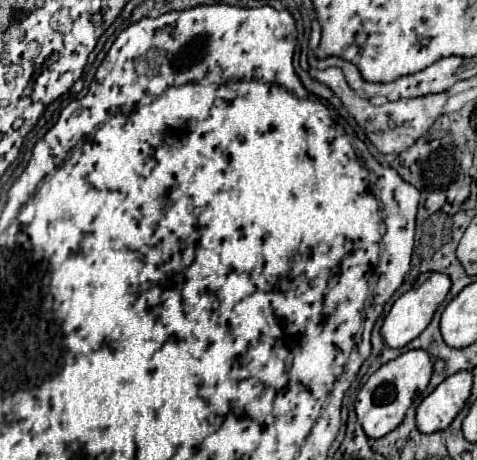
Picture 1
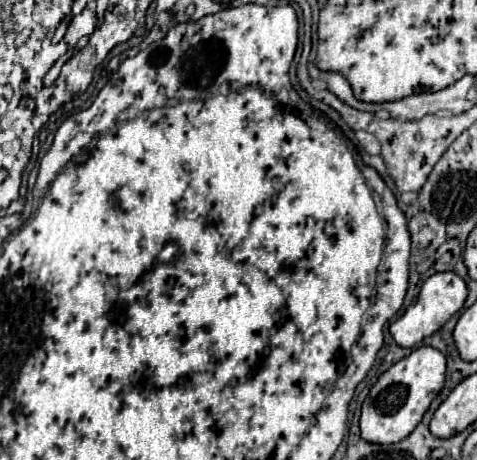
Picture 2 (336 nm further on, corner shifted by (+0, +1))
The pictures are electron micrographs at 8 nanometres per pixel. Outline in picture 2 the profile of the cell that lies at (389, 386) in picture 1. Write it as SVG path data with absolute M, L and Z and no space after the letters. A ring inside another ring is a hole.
M421 346L409 356L393 364L379 376L375 386L361 408L361 438L371 444L395 444L401 442L421 422L433 398L441 392L445 382L445 356L431 348Z

